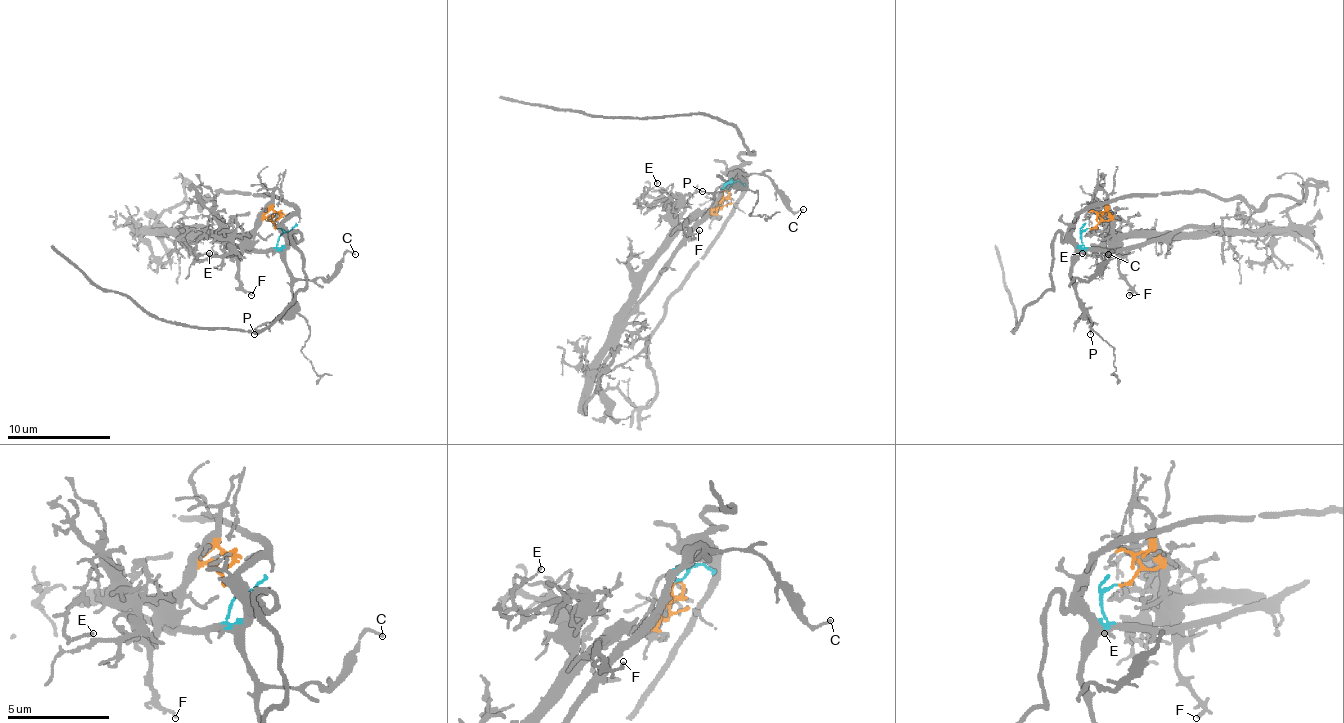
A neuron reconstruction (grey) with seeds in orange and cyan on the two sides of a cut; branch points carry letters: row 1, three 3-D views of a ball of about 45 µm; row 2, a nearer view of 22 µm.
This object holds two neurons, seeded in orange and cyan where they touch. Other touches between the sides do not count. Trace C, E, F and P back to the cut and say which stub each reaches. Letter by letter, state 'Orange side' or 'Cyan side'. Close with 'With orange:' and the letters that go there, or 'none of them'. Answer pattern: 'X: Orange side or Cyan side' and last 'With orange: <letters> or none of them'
C: Cyan side
E: Orange side
F: Orange side
P: Cyan side
With orange: E, F

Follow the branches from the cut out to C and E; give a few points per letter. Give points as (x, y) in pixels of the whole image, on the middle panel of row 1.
C: (724, 190), (731, 185), (726, 183), (736, 172), (762, 172), (793, 211), (803, 209)
E: (724, 190), (713, 211), (680, 224), (659, 206), (644, 203), (646, 193), (657, 183)

